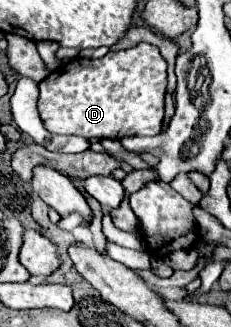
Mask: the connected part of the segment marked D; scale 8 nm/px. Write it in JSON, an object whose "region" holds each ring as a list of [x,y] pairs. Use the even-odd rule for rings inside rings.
{"region":[[[138,43],[124,51],[108,51],[102,59],[76,57],[40,83],[38,111],[48,131],[96,139],[158,135],[164,117],[166,61],[158,47]]]}

